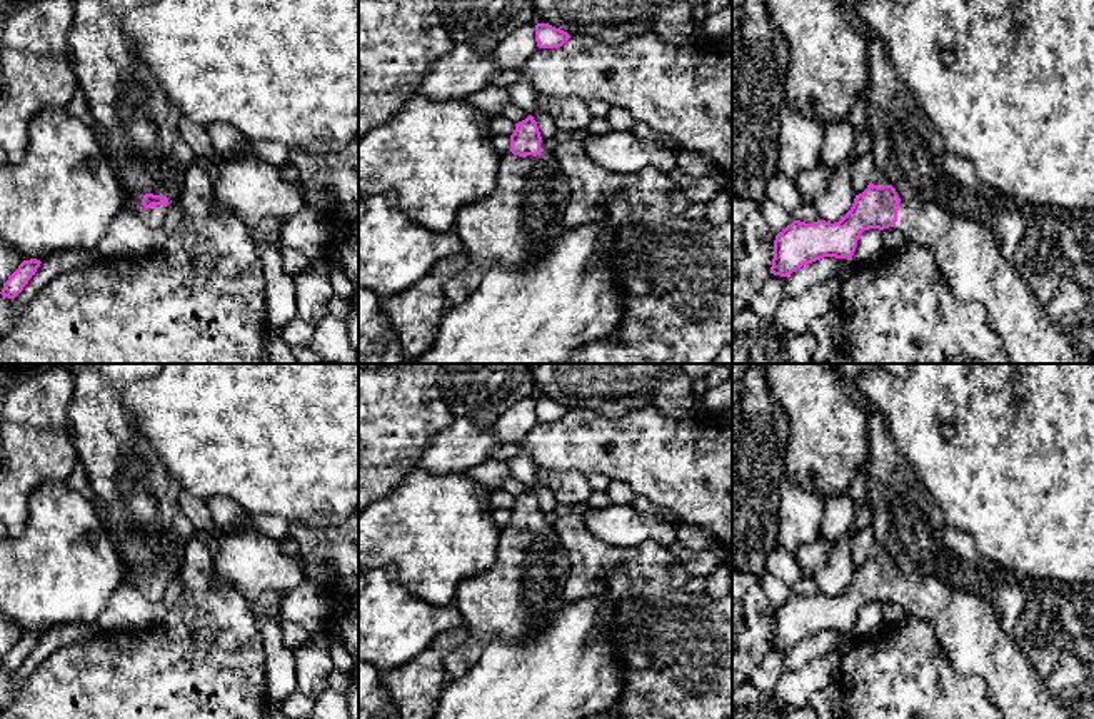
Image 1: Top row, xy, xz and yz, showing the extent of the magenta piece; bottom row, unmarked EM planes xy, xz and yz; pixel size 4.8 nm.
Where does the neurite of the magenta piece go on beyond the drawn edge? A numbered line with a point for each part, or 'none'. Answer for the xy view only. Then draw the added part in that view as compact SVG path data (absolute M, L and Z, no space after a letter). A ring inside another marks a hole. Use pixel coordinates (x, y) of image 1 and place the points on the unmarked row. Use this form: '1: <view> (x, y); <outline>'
1: xy (124, 469); M60 364L73 375L73 399L67 407L68 434L95 495L118 534L117 551L133 586L150 602L162 602L168 582L183 564L185 546L197 532L178 507L180 485L168 475L155 447L140 434L122 404L122 392L135 380L155 375L162 364ZM145 567L165 569L168 579L145 582Z

